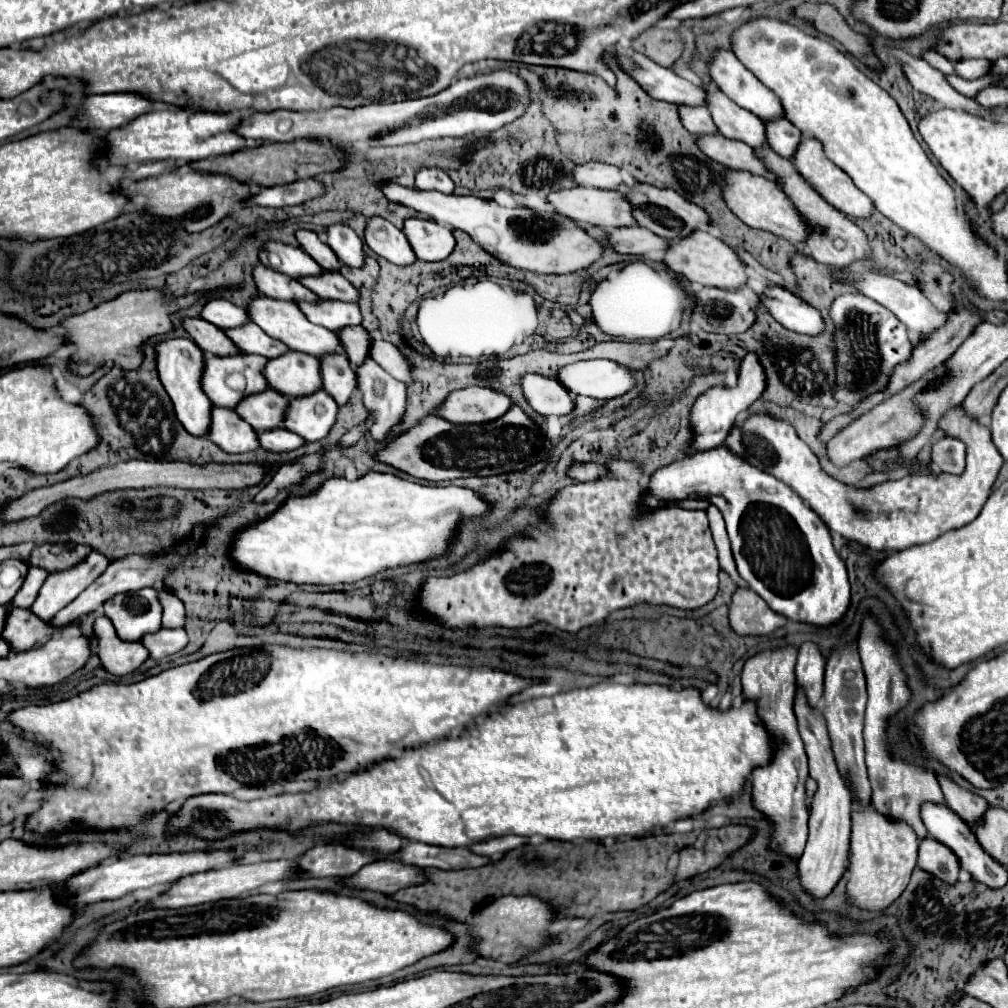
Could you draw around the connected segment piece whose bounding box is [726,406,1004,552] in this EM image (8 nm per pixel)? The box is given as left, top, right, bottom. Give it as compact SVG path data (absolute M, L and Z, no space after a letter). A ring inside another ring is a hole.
M954 406L940 420L940 428L948 436L966 442L966 470L962 474L908 474L900 480L886 480L870 488L854 488L828 476L820 468L816 454L796 436L794 428L788 422L766 414L754 414L742 426L734 426L726 438L726 446L752 466L788 484L830 530L840 532L846 540L858 542L876 552L898 552L916 544L932 542L944 532L972 522L988 500L990 488L1004 462L990 438L990 430L968 418L962 412L962 406ZM960 416L966 422L956 426L954 422Z

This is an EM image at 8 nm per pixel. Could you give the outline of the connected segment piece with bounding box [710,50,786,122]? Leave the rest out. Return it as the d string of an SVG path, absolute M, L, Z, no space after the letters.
M718 50L710 64L710 74L730 100L750 110L764 122L786 116L784 106L780 106L780 98L754 78L754 74L732 52Z

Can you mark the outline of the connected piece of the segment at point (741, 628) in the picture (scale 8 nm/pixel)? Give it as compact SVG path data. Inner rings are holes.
M738 588L730 604L730 626L738 634L772 634L784 626L786 618L776 614L766 602L750 588Z

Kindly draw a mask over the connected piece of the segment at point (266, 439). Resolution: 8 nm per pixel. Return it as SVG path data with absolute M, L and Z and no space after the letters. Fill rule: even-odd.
M284 428L260 432L258 440L260 440L262 448L270 450L270 452L290 452L290 450L296 450L306 444L298 434L292 434L290 430L284 430Z

